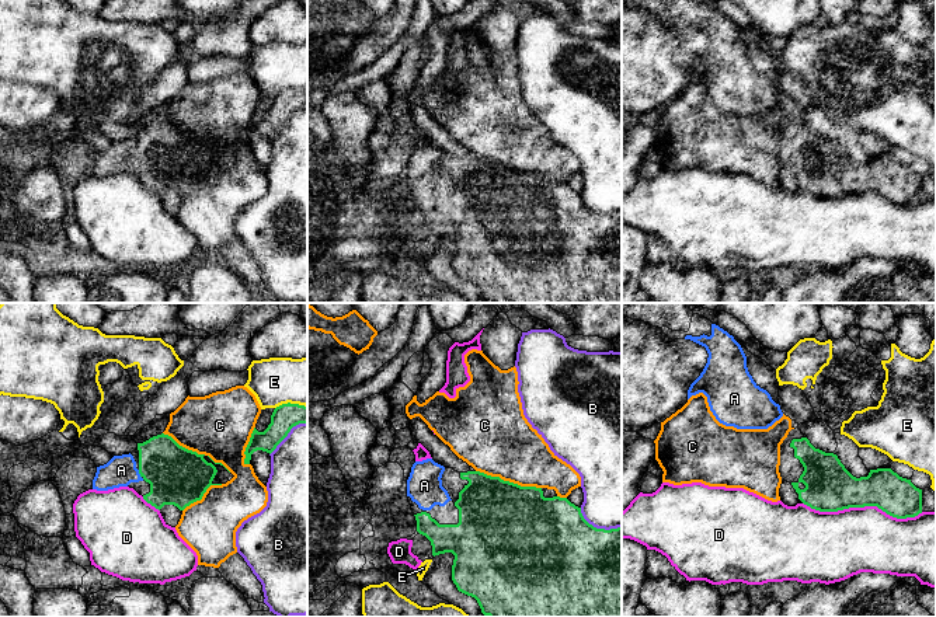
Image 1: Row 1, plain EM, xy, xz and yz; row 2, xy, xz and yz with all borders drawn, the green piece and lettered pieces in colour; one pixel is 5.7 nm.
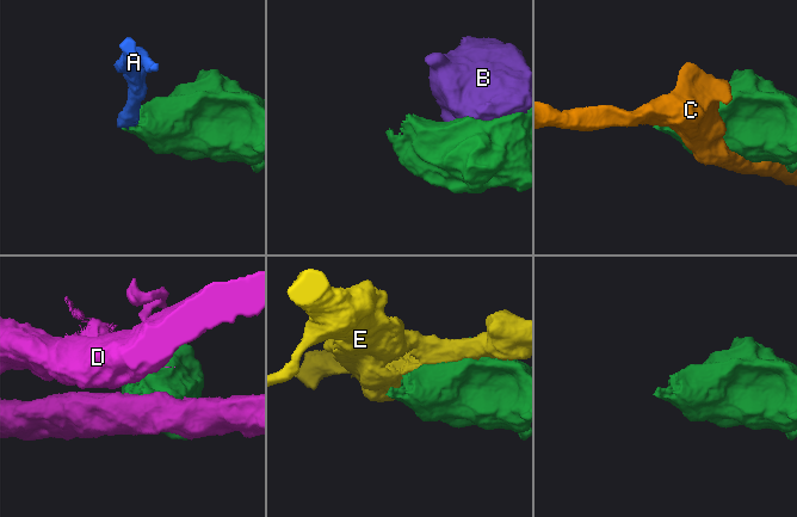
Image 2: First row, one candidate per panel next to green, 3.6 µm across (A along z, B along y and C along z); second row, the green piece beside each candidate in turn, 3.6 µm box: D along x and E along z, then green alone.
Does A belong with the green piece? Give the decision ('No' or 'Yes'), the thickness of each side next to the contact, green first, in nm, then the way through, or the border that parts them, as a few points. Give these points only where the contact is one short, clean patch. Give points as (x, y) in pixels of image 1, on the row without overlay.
Yes. Thickness 320 nm (green) against 180 nm

